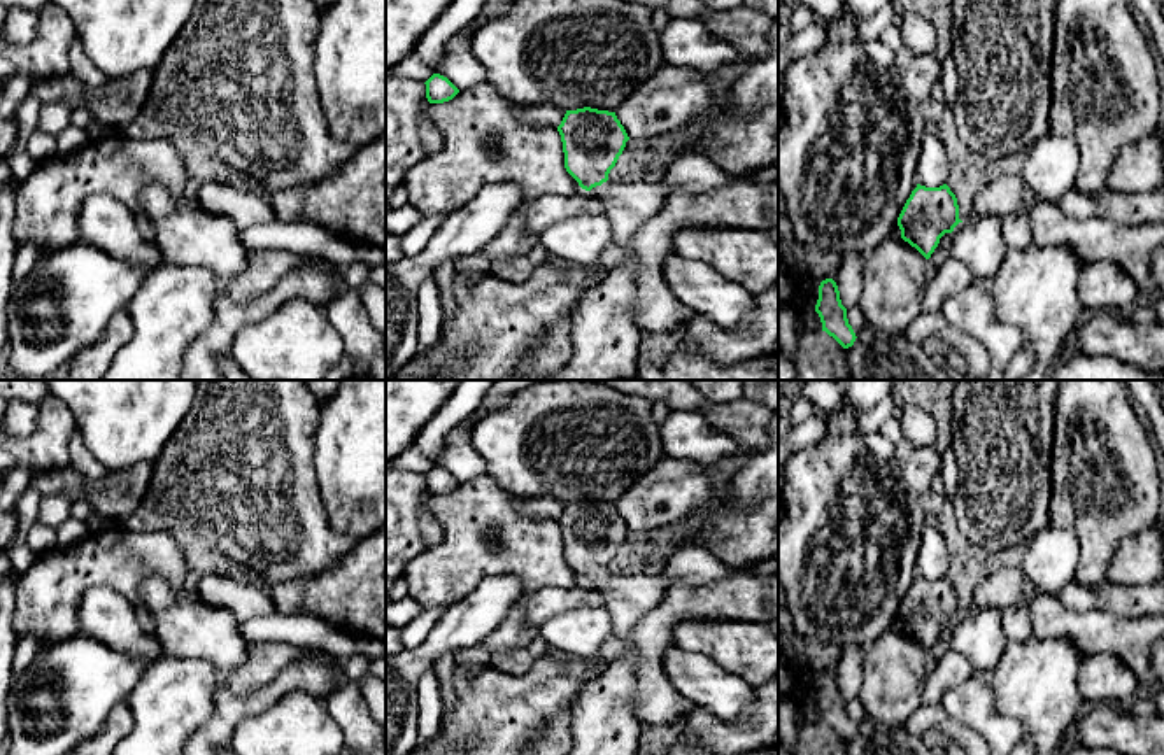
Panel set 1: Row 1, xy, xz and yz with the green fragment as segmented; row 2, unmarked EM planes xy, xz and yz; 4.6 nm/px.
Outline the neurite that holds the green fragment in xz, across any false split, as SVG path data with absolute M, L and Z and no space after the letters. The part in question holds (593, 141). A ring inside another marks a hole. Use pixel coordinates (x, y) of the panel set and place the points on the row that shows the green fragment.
M591 107L566 110L557 126L564 168L603 203L614 242L626 245L677 189L705 193L728 184L729 175L703 154L675 158L656 179L610 182L608 173L629 140L615 112Z

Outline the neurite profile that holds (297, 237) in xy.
M266 222L240 229L240 240L245 247L284 249L295 254L317 254L344 270L354 263L365 263L370 270L386 266L386 249L354 243L333 236L312 222Z

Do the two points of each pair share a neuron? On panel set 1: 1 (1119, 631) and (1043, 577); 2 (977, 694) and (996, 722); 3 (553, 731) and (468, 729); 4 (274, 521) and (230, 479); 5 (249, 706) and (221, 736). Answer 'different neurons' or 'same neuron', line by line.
1: different neurons
2: same neuron
3: different neurons
4: same neuron
5: same neuron

